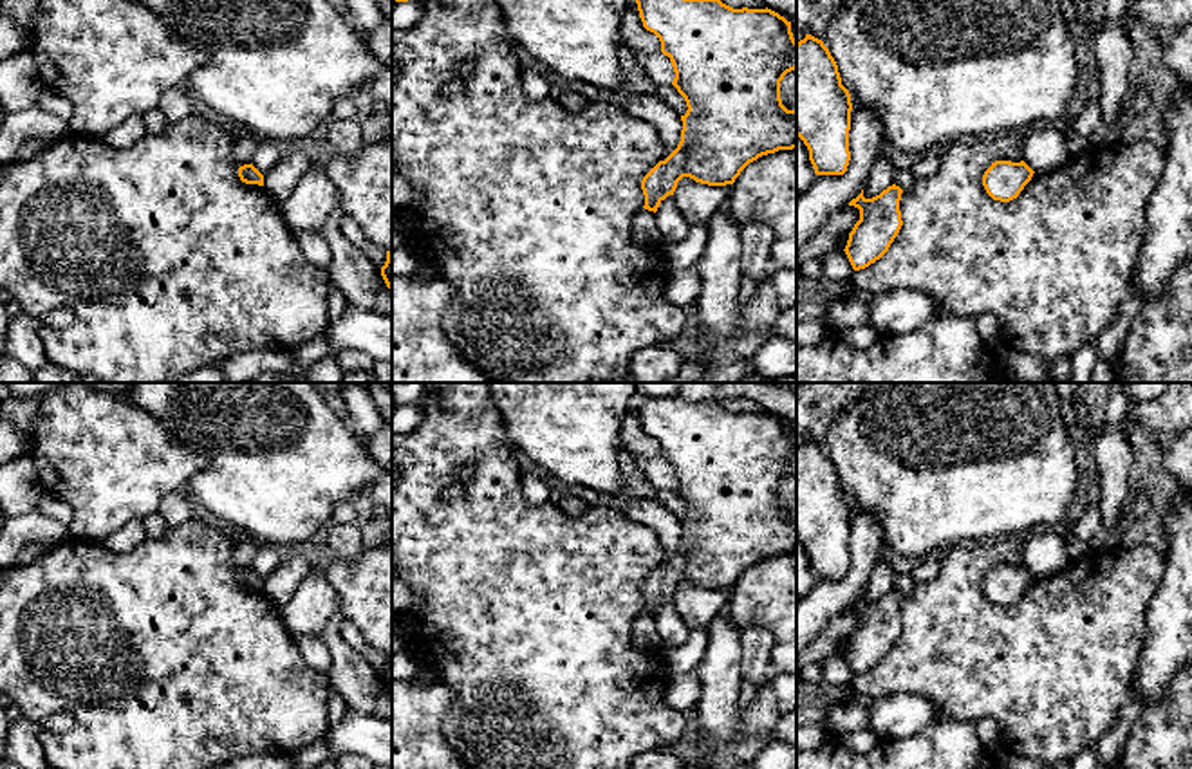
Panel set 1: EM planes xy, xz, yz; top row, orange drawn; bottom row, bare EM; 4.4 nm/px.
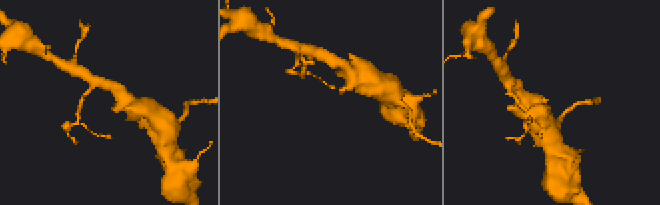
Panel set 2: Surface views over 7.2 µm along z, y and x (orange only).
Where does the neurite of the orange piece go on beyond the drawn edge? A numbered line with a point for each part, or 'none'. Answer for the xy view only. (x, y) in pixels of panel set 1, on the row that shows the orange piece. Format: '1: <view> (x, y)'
none

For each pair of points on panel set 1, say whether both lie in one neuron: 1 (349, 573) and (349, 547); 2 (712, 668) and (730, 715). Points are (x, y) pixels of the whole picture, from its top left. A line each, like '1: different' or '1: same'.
1: different
2: same

